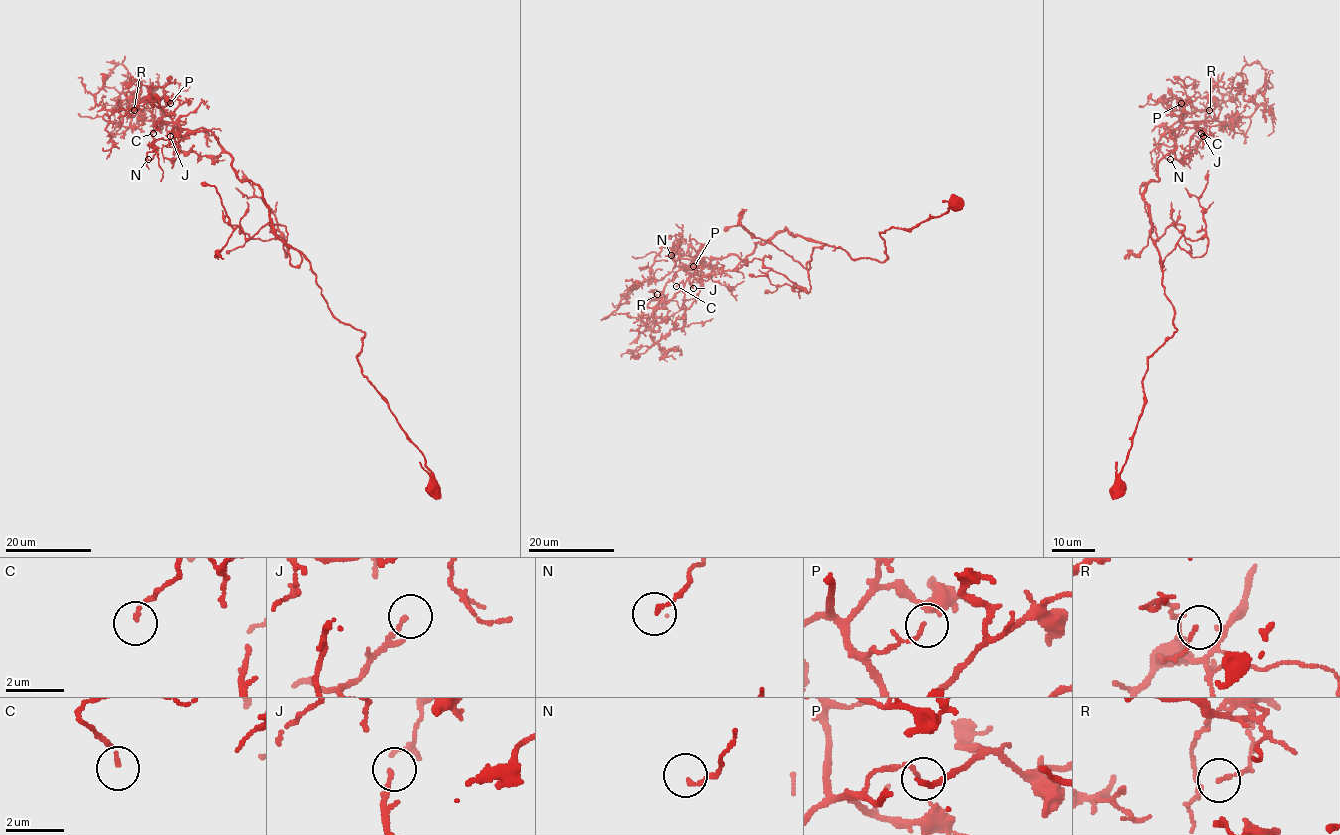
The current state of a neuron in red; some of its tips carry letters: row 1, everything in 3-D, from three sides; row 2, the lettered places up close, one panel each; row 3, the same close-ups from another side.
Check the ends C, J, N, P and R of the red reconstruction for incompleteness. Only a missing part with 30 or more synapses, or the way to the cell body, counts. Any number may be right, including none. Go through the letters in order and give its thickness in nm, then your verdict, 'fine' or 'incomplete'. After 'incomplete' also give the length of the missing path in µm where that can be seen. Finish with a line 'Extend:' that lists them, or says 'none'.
C: 120 nm thick; fine
J: 120 nm thick; incomplete; about 30 µm are missing
N: 110 nm thick; fine
P: 80 nm thick; fine
R: 120 nm thick; fine
Extend: J

